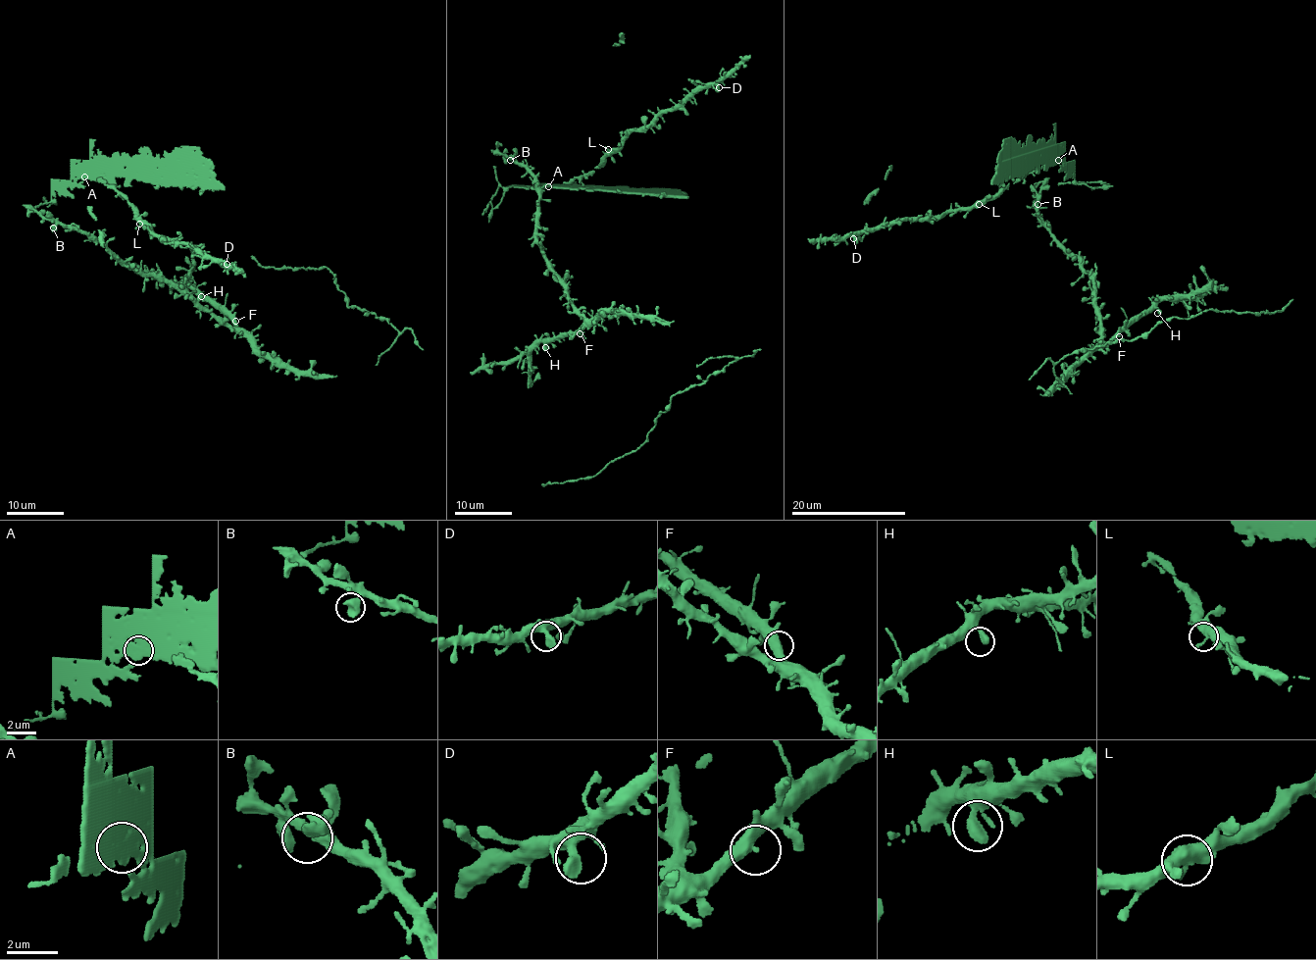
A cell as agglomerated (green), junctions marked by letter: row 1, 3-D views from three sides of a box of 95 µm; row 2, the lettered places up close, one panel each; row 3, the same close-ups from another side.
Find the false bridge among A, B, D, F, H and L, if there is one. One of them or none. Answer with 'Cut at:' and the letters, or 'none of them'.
Cut at: A

